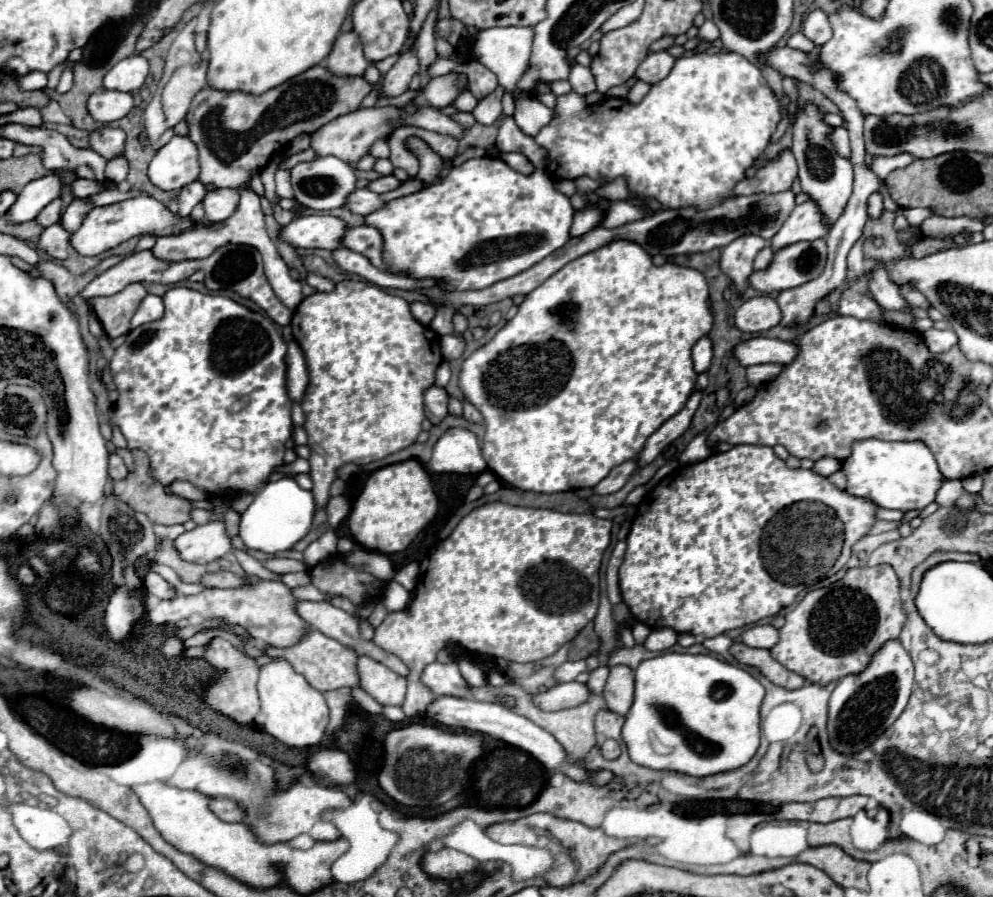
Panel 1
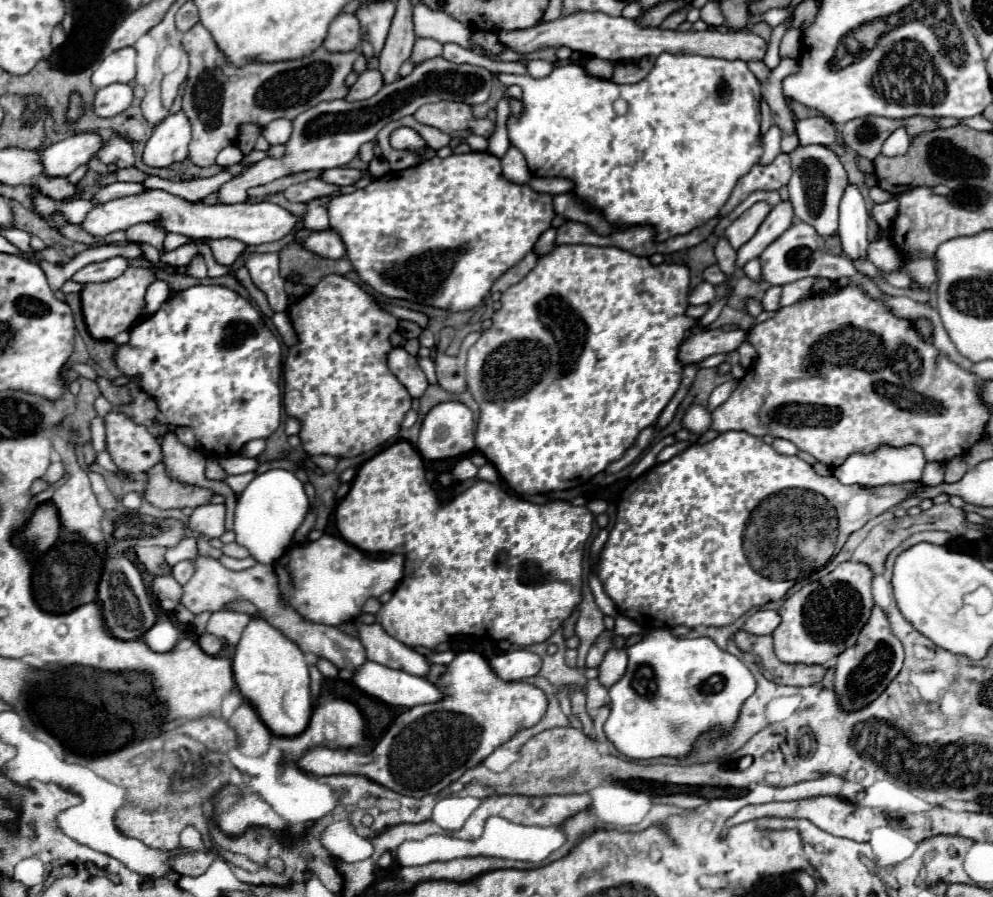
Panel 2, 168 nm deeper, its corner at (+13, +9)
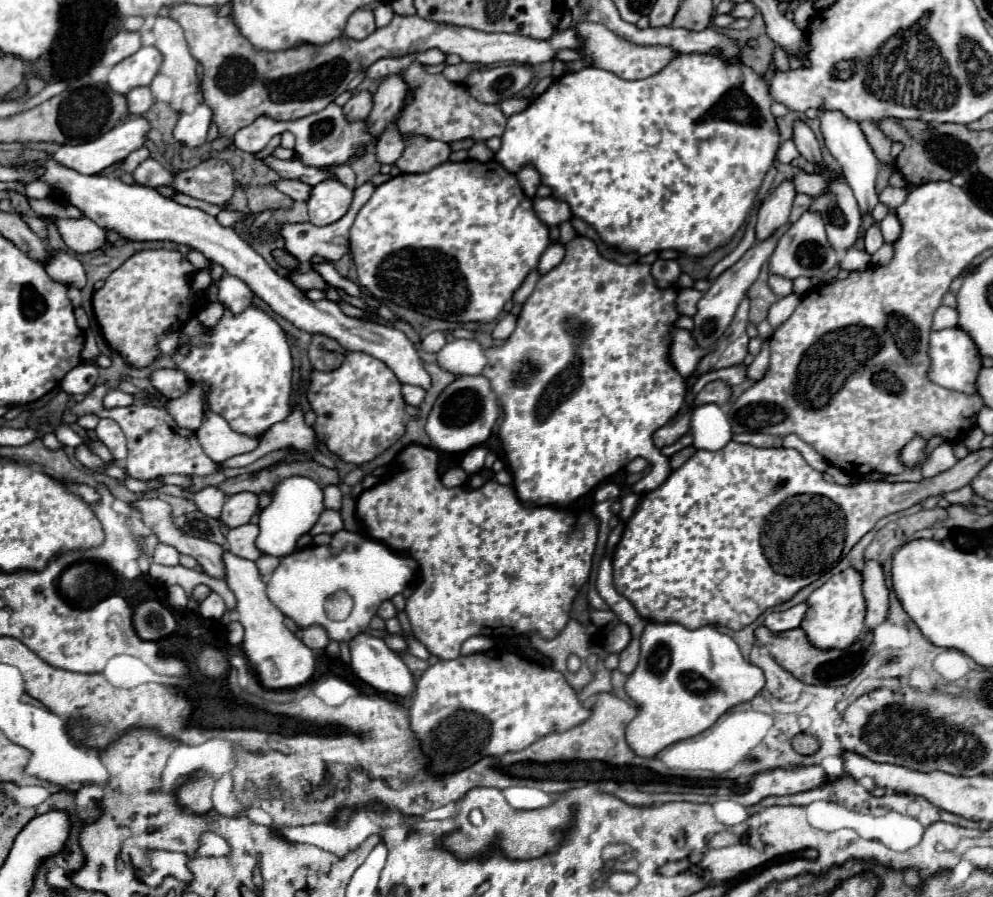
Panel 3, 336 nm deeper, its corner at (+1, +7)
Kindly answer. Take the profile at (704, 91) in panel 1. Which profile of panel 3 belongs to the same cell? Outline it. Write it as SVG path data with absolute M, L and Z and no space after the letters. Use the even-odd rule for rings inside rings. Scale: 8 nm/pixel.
M701 54L701 56L677 56L673 58L657 76L649 76L643 80L623 80L613 72L605 72L595 66L587 66L577 72L565 72L555 78L553 84L523 112L513 114L507 120L505 134L501 136L501 150L495 154L495 160L505 164L509 172L517 172L521 166L531 164L537 168L541 182L553 190L557 200L563 200L571 206L573 216L591 224L599 236L613 248L621 252L637 252L649 254L655 250L679 250L687 256L705 256L715 248L727 244L733 234L741 228L747 218L747 212L753 206L757 188L761 186L767 170L773 166L775 152L779 148L779 130L775 124L775 116L771 114L771 96L765 80L749 66L741 62L727 62L723 58Z

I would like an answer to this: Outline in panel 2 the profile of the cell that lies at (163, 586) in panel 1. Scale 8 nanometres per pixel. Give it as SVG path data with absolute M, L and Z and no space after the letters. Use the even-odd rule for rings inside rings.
M163 576L163 578L153 580L153 592L159 598L169 598L169 600L177 602L183 594L183 586L177 584L177 580L173 576Z

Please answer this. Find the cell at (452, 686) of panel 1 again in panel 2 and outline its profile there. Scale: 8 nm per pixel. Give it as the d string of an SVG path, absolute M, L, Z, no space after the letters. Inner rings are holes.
M355 622L355 628L357 628L357 638L361 640L369 660L379 662L379 664L389 666L389 668L405 670L405 672L415 674L415 676L423 676L427 672L427 668L429 668L427 658L421 656L419 652L411 650L403 642L395 640L393 636L389 636L381 628L381 624Z

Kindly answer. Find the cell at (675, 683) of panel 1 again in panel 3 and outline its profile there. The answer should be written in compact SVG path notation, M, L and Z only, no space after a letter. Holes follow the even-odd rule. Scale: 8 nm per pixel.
M647 622L641 634L641 660L635 672L629 674L625 684L627 696L637 704L639 710L637 716L625 728L625 740L637 756L653 758L663 748L705 732L729 708L753 700L763 686L765 686L763 670L747 662L741 656L737 644L727 634L717 632L713 626L689 630L683 628L681 624Z

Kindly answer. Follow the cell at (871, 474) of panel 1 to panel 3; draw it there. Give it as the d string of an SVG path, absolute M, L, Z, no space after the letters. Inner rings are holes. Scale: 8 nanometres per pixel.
M941 444L925 460L925 464L921 468L921 474L923 474L923 478L937 476L937 474L953 468L955 462L957 462L957 458L953 456L953 446L951 444Z

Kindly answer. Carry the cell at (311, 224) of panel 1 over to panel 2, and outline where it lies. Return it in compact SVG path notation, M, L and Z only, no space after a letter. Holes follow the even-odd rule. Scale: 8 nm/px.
M147 190L139 196L127 196L117 198L105 204L97 204L81 224L89 234L93 236L107 236L115 230L127 230L133 224L139 222L153 222L163 220L165 230L179 232L189 238L235 238L243 244L265 244L275 242L289 234L293 226L297 224L297 216L287 212L285 208L271 204L271 202L241 202L241 204L213 204L207 206L203 202L189 204L187 200L167 194L163 190Z

